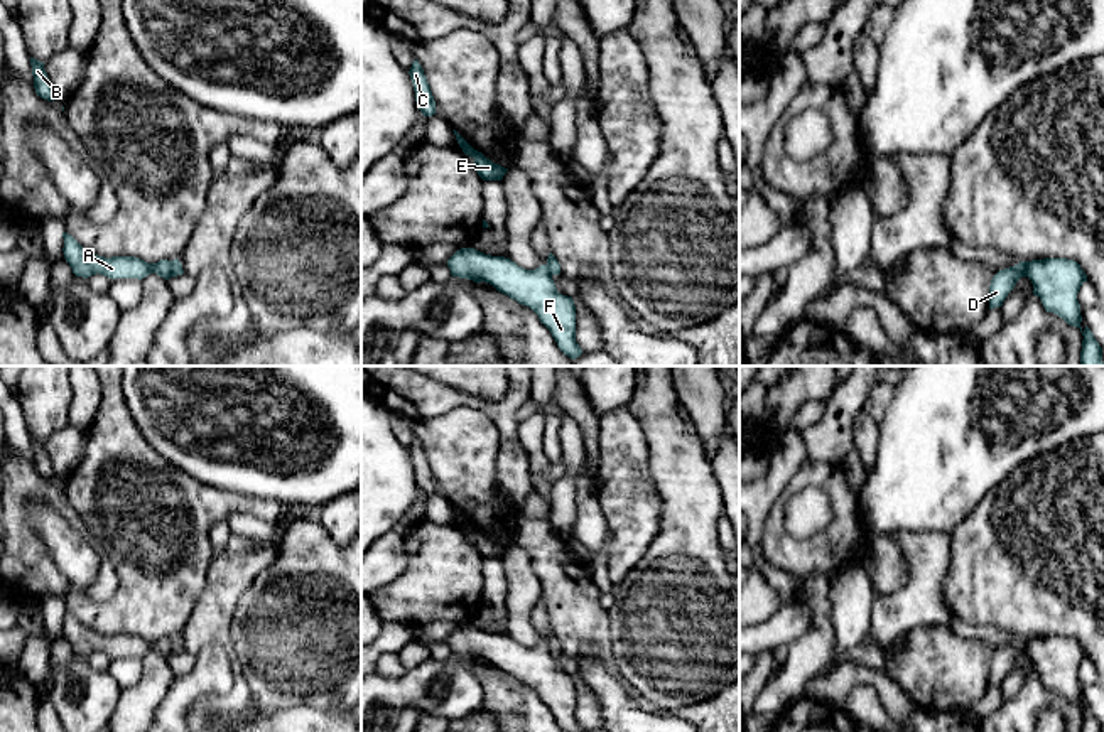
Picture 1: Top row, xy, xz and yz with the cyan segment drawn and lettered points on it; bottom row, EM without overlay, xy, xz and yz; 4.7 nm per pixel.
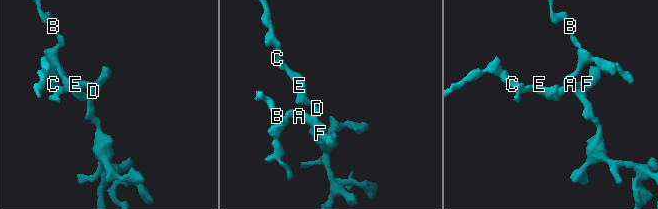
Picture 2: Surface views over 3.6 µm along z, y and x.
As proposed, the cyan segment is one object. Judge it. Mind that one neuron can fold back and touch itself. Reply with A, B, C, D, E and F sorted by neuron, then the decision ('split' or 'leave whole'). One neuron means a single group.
groups A B F / C D E; split

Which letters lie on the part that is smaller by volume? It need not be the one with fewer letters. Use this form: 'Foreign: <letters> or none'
Foreign: A, B, F

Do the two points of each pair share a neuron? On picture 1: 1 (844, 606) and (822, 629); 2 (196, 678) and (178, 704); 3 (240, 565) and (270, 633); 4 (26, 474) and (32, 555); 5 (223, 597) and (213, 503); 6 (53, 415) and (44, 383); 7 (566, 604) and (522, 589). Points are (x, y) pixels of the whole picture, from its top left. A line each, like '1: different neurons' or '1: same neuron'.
1: different neurons
2: same neuron
3: different neurons
4: same neuron
5: different neurons
6: same neuron
7: different neurons

